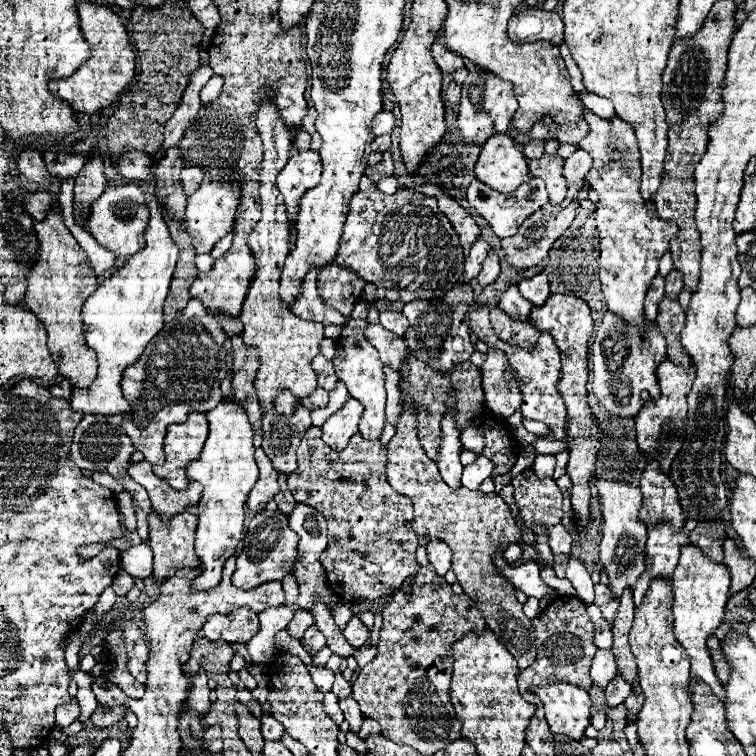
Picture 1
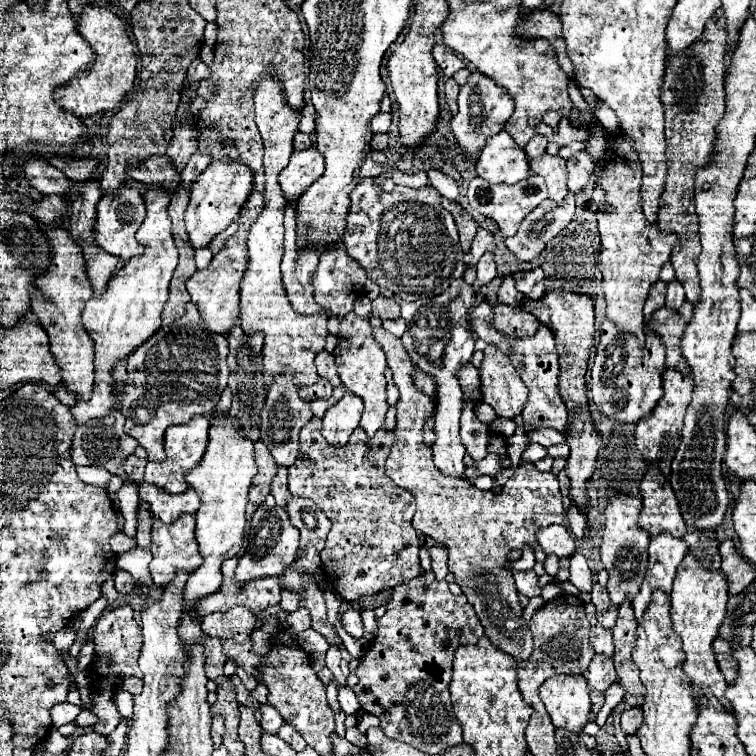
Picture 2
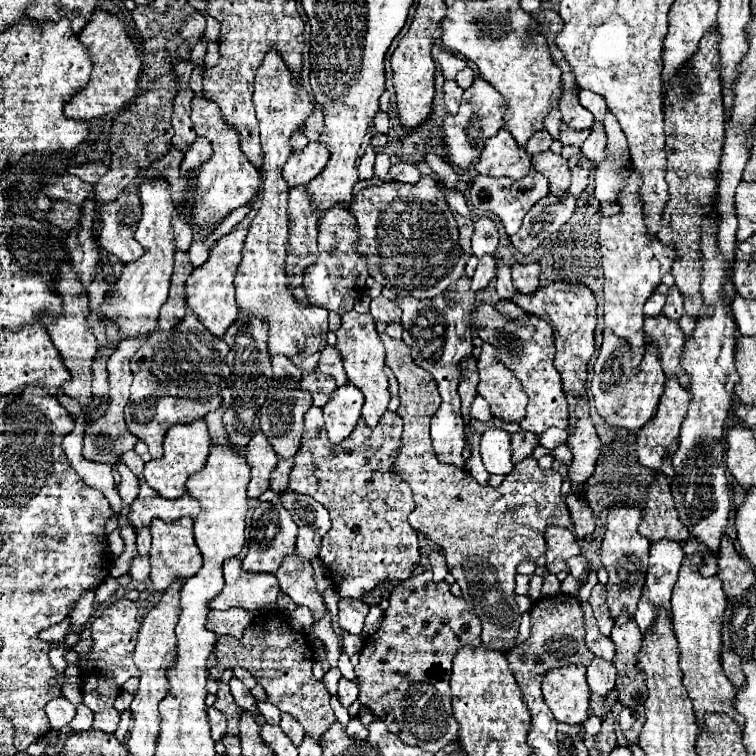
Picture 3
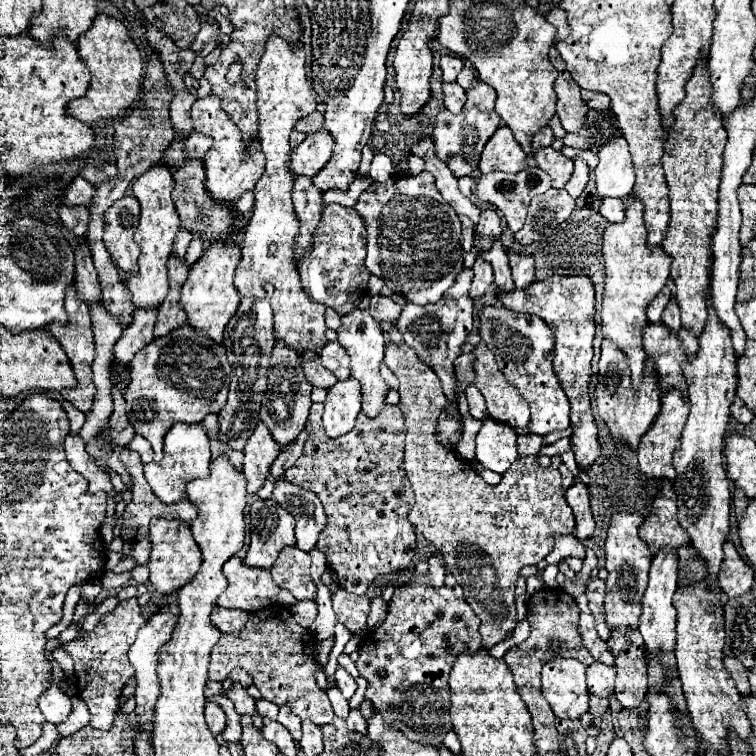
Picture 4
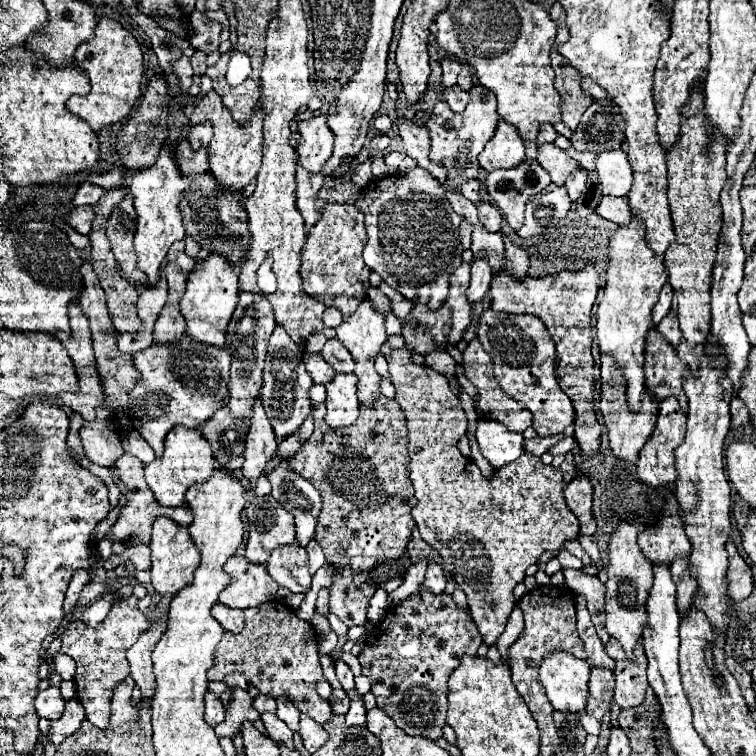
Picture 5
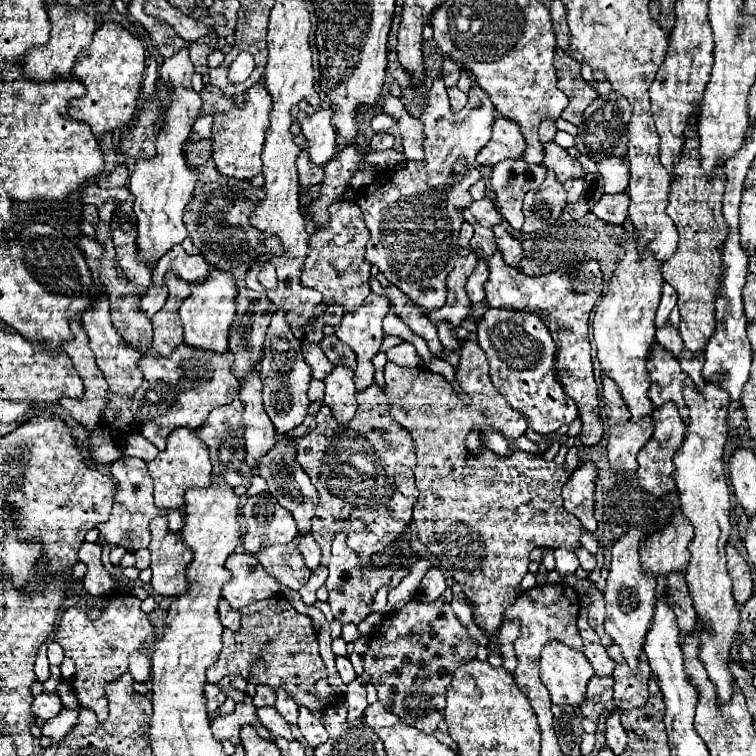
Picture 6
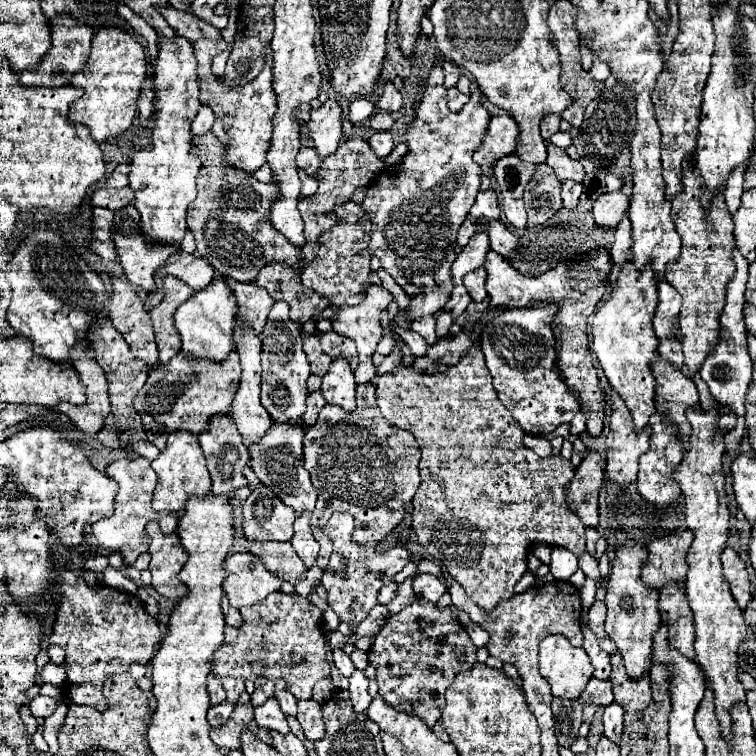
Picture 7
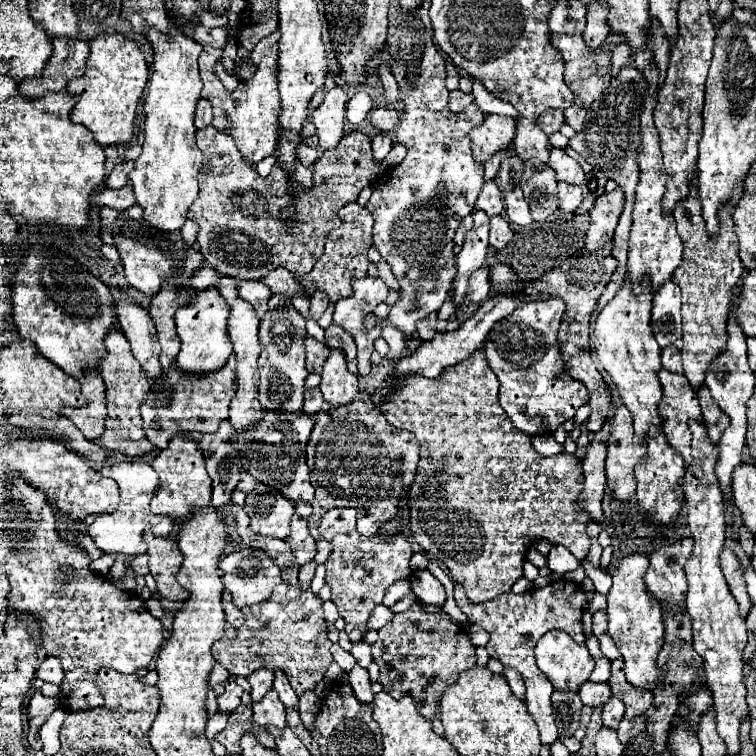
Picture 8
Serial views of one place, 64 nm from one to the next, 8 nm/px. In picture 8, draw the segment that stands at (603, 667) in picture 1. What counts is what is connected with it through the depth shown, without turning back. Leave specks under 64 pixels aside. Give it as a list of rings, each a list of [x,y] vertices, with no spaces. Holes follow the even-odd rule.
[[[586,682],[582,688],[580,688],[580,698],[586,706],[602,706],[610,700],[612,692],[610,692],[610,686],[606,682],[598,684],[598,682]]]

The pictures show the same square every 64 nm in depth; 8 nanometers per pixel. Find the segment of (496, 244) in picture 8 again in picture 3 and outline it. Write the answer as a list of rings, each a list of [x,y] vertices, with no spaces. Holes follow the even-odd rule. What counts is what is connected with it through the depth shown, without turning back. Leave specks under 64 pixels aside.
[[[514,264],[512,266],[512,280],[514,288],[522,294],[534,294],[540,288],[540,266],[538,264]]]

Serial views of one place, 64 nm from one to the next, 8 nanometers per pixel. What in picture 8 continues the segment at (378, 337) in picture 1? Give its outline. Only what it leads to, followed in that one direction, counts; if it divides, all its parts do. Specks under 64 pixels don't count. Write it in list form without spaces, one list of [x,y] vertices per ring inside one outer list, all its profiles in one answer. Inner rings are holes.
[[[476,350],[470,358],[466,358],[464,362],[456,364],[456,366],[450,366],[446,368],[438,378],[430,380],[430,378],[424,378],[424,376],[404,376],[404,378],[398,378],[398,380],[388,380],[384,378],[380,366],[374,366],[372,368],[372,376],[360,384],[364,386],[366,390],[378,390],[380,398],[378,398],[378,404],[380,404],[380,410],[382,414],[386,416],[386,420],[396,426],[396,428],[402,428],[402,430],[408,430],[416,436],[418,444],[420,444],[420,464],[418,464],[418,476],[416,476],[416,482],[412,484],[410,488],[410,532],[414,536],[414,540],[422,546],[422,550],[426,554],[430,554],[432,558],[440,560],[446,568],[448,568],[448,574],[454,582],[462,584],[464,590],[466,590],[466,596],[470,602],[476,602],[476,604],[482,604],[482,602],[488,602],[488,600],[494,600],[496,596],[504,594],[504,592],[510,592],[512,584],[524,574],[522,572],[522,566],[524,566],[524,556],[526,552],[532,548],[532,544],[540,542],[540,540],[548,540],[550,544],[562,544],[566,546],[578,560],[586,558],[588,556],[588,548],[590,548],[590,538],[586,534],[586,524],[588,524],[588,516],[584,512],[578,510],[576,506],[576,500],[578,500],[578,494],[582,490],[582,464],[578,462],[578,458],[574,454],[556,454],[556,456],[550,456],[550,458],[544,458],[540,454],[536,454],[536,450],[532,448],[530,444],[530,436],[520,432],[512,420],[508,420],[506,412],[500,408],[498,404],[498,380],[496,380],[496,374],[488,368],[486,364],[486,356],[482,350]]]

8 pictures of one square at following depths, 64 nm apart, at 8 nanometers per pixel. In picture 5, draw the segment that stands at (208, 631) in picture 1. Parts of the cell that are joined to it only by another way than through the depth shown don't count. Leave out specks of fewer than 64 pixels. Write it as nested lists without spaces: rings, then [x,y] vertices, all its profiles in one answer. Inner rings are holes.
[[[216,604],[212,608],[212,616],[220,622],[220,626],[232,634],[238,634],[242,632],[244,628],[244,612],[242,610],[234,610],[234,608],[228,608],[224,604]]]

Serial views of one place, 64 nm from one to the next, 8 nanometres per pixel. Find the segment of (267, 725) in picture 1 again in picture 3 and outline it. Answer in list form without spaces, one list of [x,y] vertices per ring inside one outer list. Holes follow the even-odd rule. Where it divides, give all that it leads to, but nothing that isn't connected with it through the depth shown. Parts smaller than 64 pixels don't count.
[[[258,702],[258,710],[260,710],[260,714],[264,716],[264,720],[268,724],[278,724],[280,722],[280,710],[274,704],[270,704],[270,702]]]

